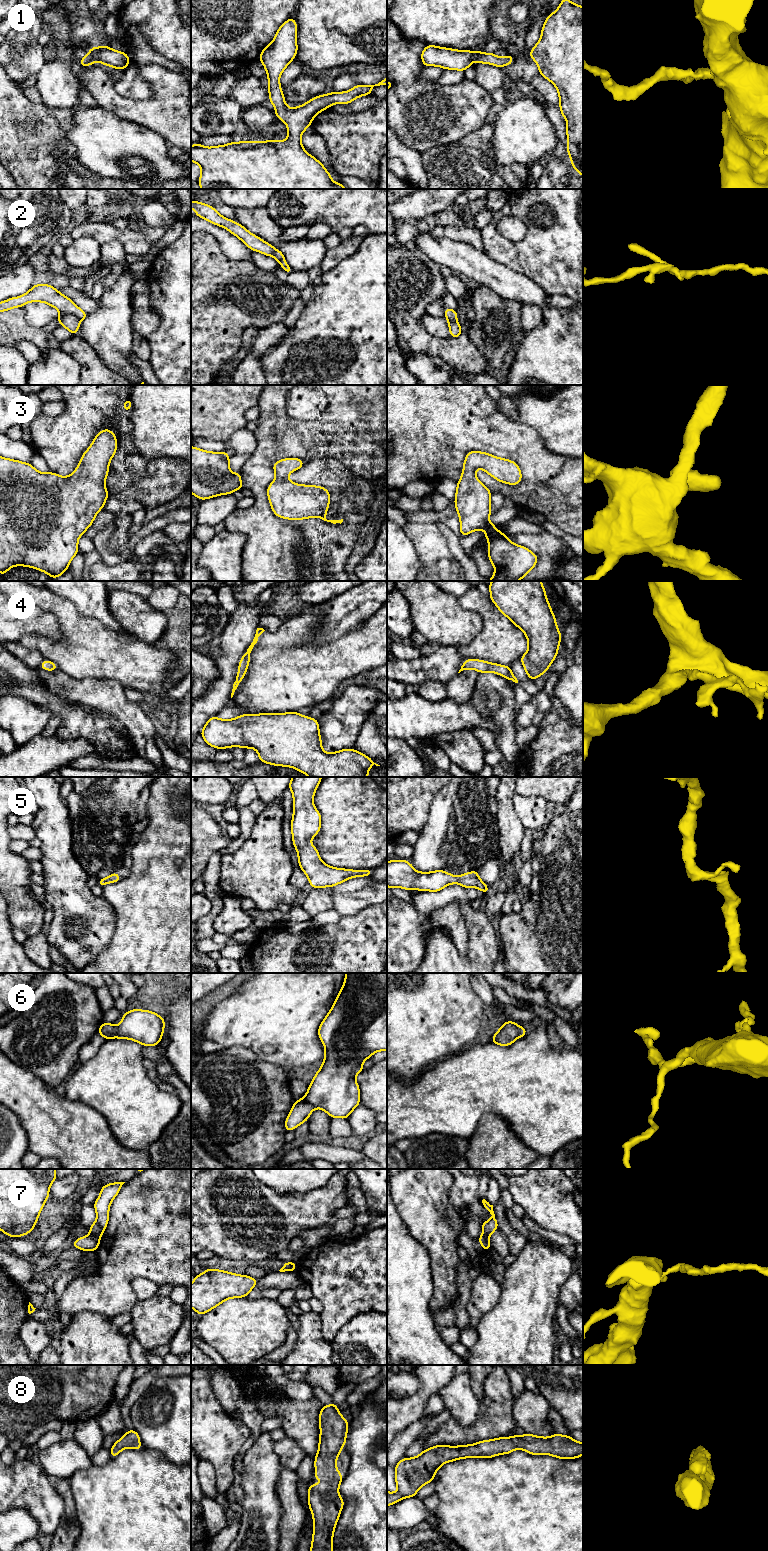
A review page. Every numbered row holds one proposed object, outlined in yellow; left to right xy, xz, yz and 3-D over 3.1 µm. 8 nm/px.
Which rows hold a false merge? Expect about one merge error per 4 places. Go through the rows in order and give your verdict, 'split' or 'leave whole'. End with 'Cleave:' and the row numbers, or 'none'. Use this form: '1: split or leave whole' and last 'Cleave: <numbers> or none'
1: leave whole
2: split
3: leave whole
4: leave whole
5: leave whole
6: split
7: split
8: leave whole
Cleave: 2, 6, 7

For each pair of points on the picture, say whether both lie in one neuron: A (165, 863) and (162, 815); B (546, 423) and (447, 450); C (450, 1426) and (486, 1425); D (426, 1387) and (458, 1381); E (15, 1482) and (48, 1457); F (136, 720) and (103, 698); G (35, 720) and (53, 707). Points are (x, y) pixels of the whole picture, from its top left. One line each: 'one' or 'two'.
A: one
B: two
C: one
D: two
E: two
F: one
G: two

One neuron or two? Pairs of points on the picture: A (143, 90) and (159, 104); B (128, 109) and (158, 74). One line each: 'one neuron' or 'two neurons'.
A: two neurons
B: one neuron

